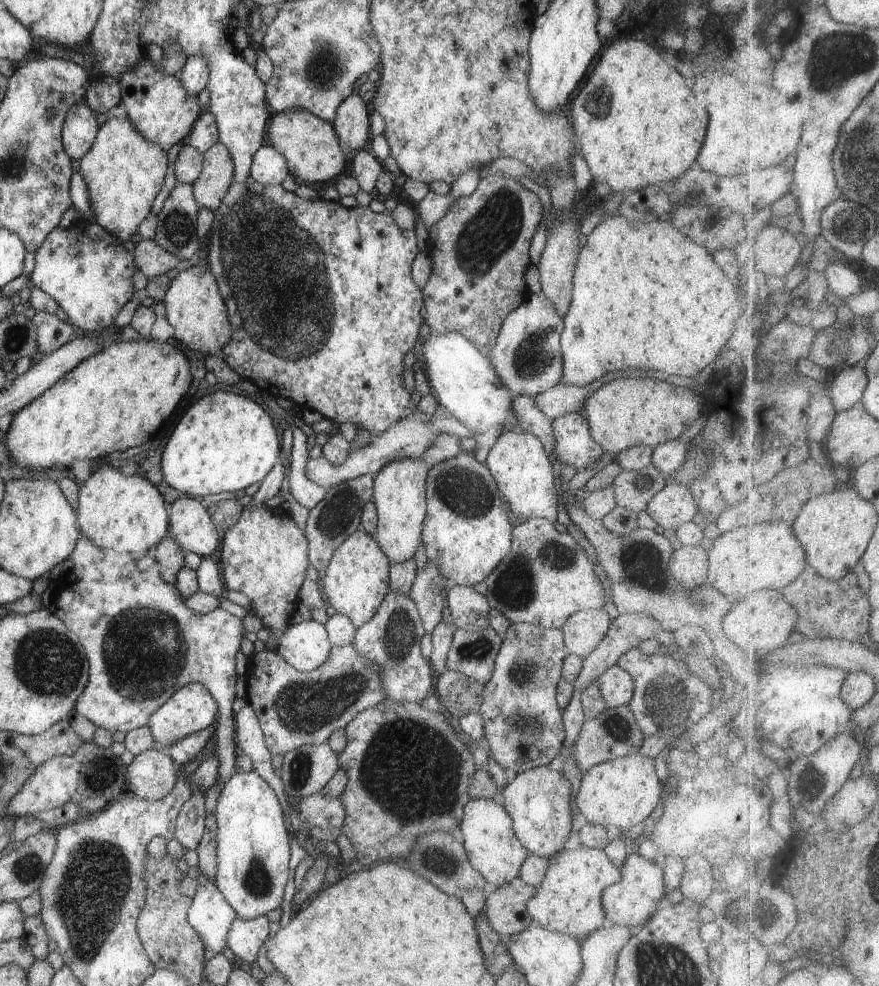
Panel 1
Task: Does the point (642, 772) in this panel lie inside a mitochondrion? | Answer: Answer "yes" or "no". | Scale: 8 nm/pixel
no

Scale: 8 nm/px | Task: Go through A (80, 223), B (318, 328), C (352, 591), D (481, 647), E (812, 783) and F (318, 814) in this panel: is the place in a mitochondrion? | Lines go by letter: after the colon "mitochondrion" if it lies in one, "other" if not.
A: other
B: mitochondrion
C: other
D: mitochondrion
E: other
F: other

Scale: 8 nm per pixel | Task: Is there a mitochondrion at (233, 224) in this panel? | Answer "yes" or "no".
yes

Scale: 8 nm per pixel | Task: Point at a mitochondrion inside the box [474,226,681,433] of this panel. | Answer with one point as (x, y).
(532, 356)

